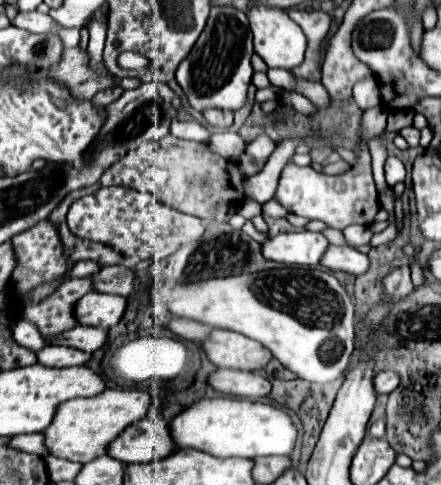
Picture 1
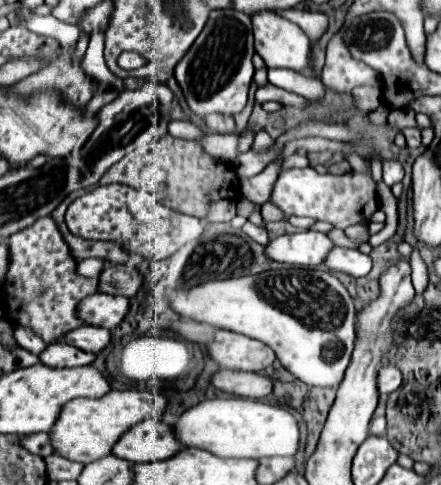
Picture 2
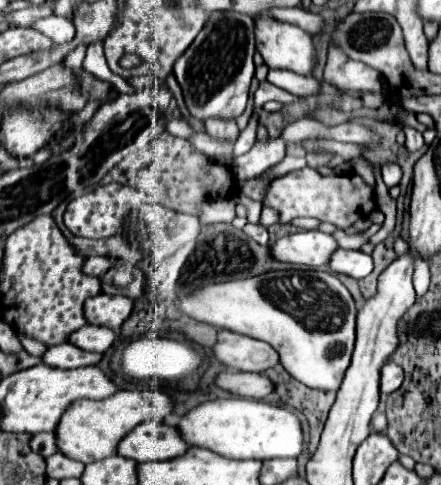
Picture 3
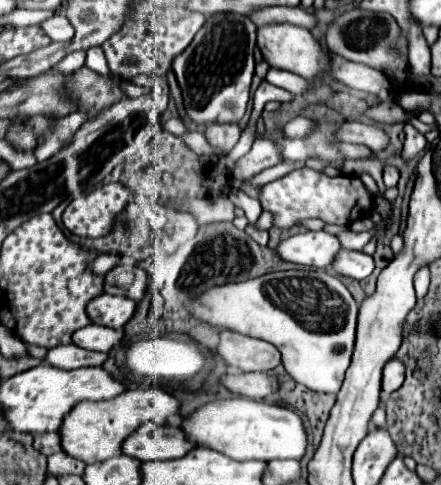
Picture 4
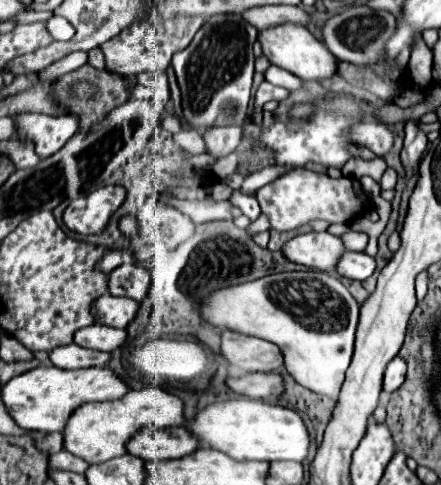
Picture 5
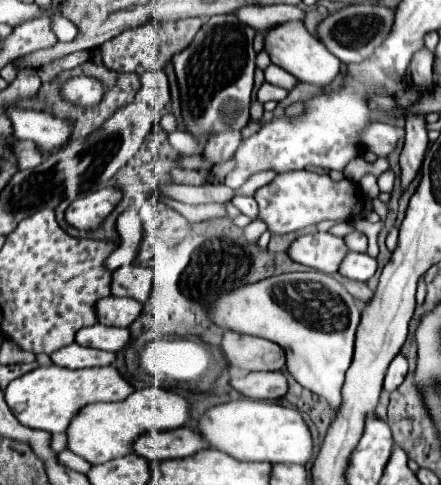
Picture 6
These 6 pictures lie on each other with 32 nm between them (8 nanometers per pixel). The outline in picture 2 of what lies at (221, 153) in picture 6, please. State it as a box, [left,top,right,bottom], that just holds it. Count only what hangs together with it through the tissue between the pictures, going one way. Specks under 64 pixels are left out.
[206,116,236,134]

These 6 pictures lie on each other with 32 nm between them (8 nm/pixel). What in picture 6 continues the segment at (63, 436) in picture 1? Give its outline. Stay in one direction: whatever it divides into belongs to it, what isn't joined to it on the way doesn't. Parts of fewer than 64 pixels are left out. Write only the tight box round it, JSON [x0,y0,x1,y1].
[68,388,190,464]

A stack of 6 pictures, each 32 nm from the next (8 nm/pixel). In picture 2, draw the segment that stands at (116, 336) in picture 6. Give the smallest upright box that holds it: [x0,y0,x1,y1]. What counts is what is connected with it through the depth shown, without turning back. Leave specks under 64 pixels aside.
[64,326,112,352]

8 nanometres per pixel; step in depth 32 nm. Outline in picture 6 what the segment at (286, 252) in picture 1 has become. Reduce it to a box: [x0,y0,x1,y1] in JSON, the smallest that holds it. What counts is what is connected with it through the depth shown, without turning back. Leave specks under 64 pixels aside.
[288,232,348,274]

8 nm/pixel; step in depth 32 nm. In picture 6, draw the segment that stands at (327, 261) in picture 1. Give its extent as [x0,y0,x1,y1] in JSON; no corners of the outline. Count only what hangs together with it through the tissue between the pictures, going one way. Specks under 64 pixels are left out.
[340,252,378,282]

